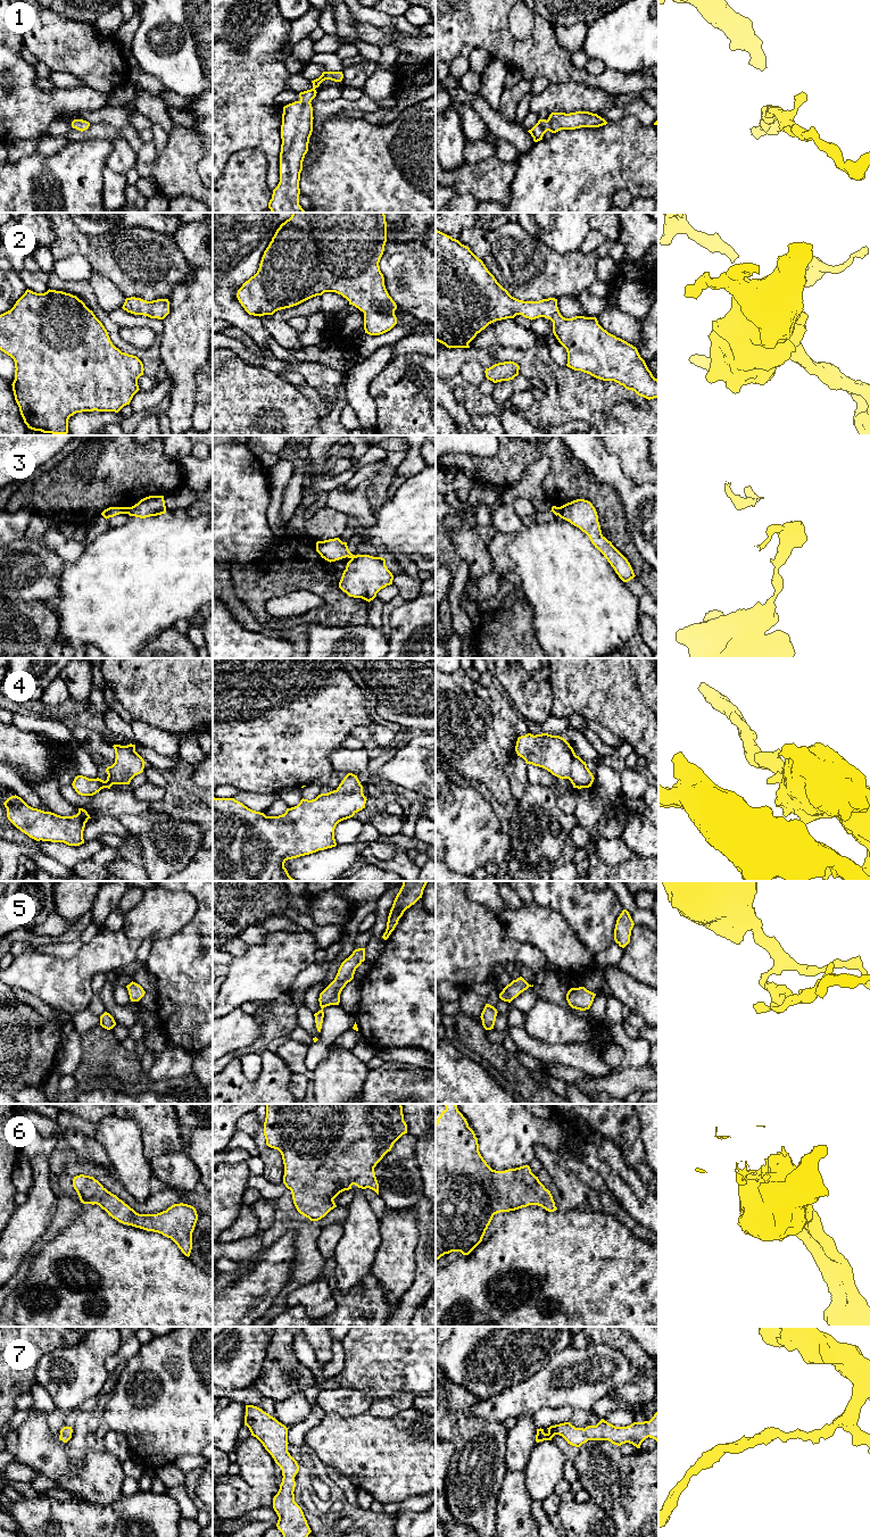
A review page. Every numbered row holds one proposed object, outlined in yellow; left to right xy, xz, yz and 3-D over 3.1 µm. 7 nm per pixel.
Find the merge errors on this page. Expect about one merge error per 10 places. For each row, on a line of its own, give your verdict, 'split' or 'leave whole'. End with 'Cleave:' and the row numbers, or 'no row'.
1: leave whole
2: leave whole
3: split
4: leave whole
5: leave whole
6: leave whole
7: leave whole
Cleave: 3

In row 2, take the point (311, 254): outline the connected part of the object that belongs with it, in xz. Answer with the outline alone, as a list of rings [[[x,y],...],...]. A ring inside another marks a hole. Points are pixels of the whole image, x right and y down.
[[[292,213],[291,217],[282,223],[276,230],[272,241],[264,251],[257,273],[242,284],[242,286],[238,290],[237,298],[249,315],[260,317],[264,315],[273,315],[277,310],[297,306],[313,297],[322,296],[324,292],[335,292],[346,298],[349,301],[349,305],[355,306],[364,313],[365,333],[370,335],[383,334],[397,324],[397,317],[395,315],[397,305],[386,289],[384,277],[379,266],[386,242],[387,222],[384,213]]]

